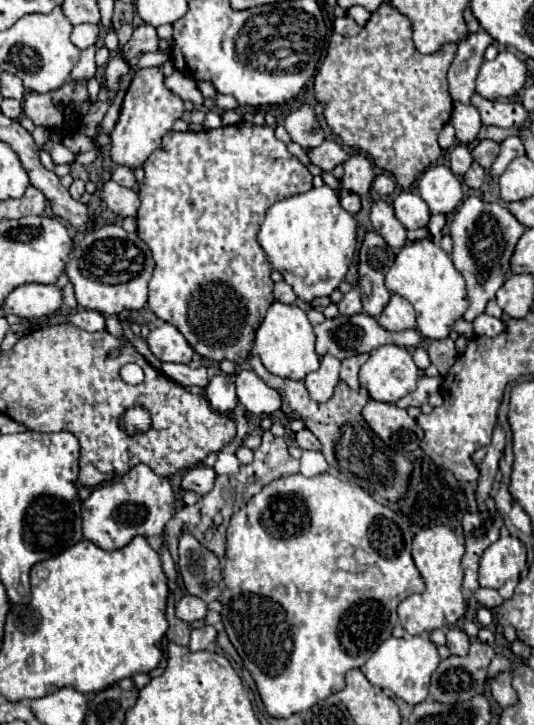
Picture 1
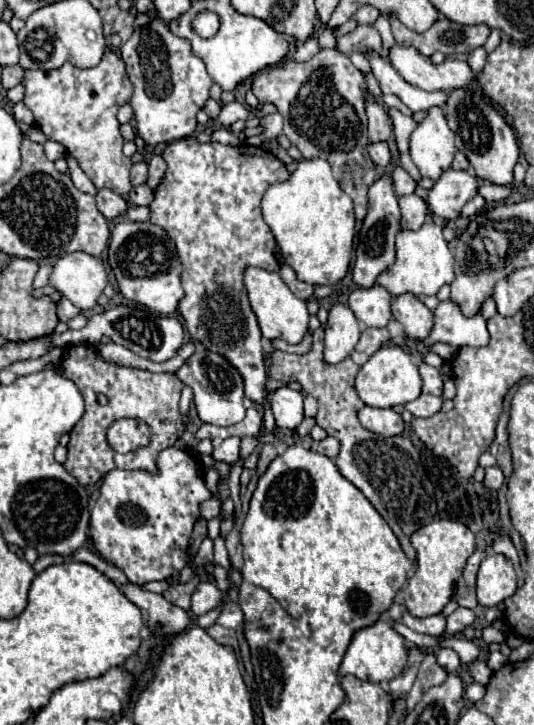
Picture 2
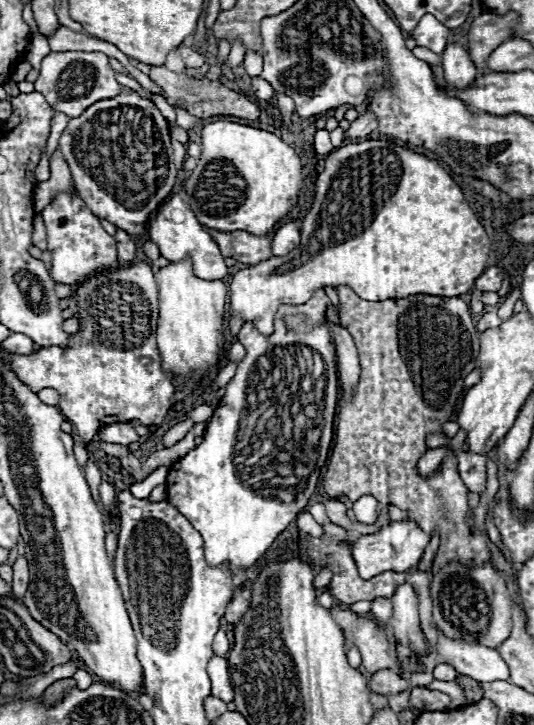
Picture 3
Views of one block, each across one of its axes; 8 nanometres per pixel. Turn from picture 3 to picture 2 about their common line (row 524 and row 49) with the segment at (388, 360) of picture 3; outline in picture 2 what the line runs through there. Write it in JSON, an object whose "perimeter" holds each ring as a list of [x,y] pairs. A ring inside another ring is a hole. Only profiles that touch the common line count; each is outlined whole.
{"perimeter":[[[390,16],[392,34],[398,44],[402,46],[414,46],[426,56],[432,56],[434,52],[442,54],[466,54],[478,46],[484,46],[490,28],[486,24],[478,26],[464,26],[456,22],[448,22],[446,16],[438,16],[438,20],[428,28],[426,32],[418,34],[414,30],[408,30],[396,16]]]}

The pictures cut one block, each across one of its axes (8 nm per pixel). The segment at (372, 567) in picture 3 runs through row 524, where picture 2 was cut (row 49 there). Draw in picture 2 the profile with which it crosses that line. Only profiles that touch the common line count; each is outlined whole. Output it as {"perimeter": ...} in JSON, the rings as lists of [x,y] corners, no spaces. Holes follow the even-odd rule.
{"perimeter":[[[392,46],[386,52],[386,60],[398,70],[398,74],[422,90],[454,90],[468,86],[474,78],[470,66],[462,60],[444,60],[442,64],[432,64],[428,56],[422,56],[412,46]]]}

